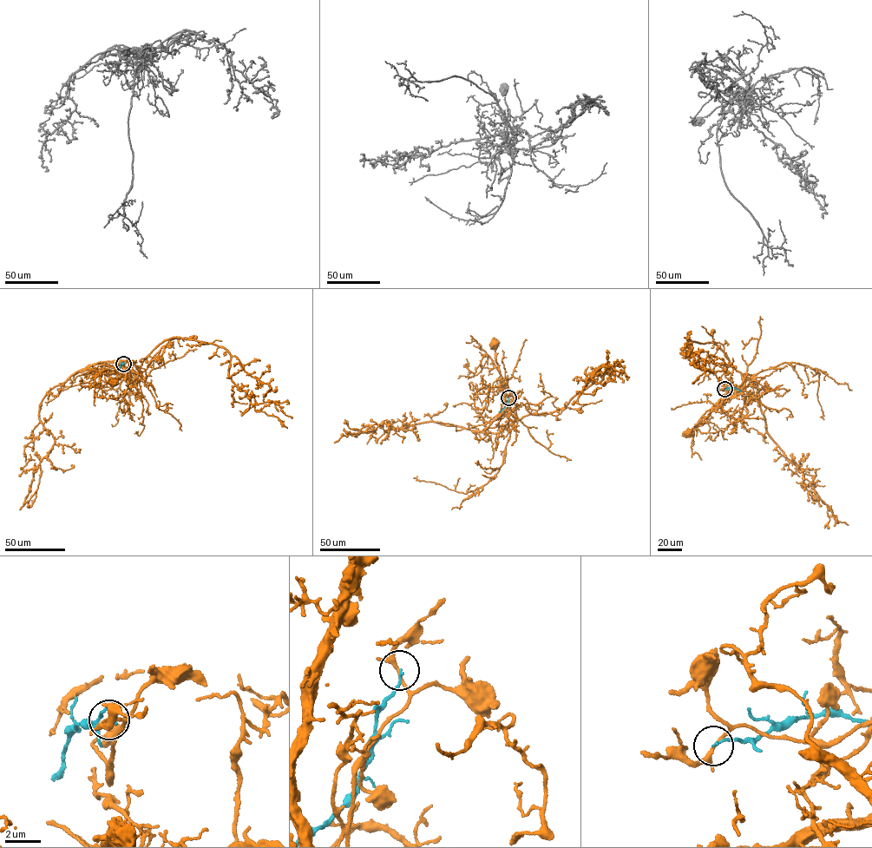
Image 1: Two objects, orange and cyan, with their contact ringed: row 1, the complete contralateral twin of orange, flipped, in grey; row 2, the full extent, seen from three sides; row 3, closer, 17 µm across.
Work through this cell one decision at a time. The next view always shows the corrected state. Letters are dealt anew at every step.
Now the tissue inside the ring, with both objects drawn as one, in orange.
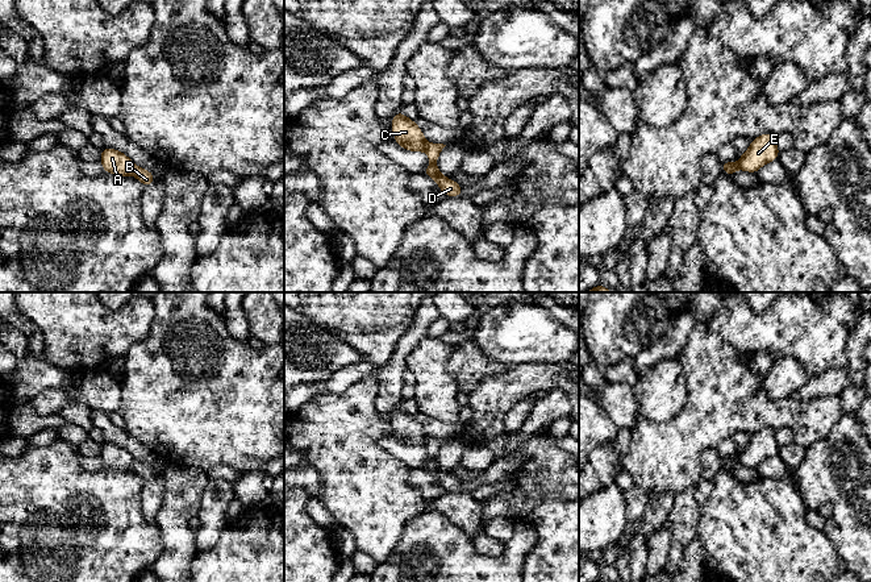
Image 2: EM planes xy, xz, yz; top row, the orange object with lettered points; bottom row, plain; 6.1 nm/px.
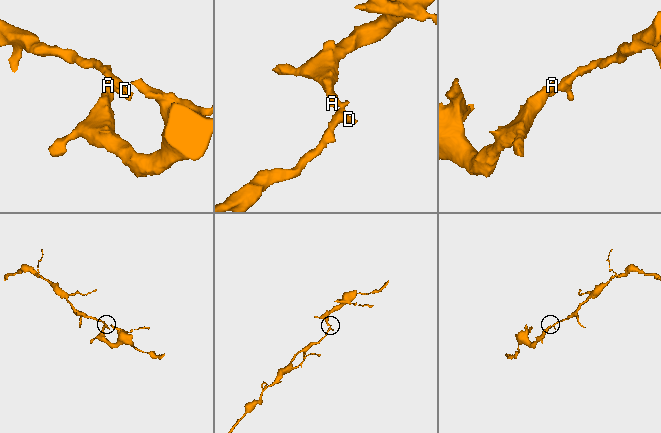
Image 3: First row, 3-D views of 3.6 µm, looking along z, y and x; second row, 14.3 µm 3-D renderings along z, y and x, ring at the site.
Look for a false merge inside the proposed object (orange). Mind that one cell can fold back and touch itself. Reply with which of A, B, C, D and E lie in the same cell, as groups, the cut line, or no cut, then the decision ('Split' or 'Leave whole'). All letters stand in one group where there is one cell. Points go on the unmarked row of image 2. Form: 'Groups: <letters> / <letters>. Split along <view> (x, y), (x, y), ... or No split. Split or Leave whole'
Groups: A C / B D E. Split along xy (134, 461), (130, 468). Split

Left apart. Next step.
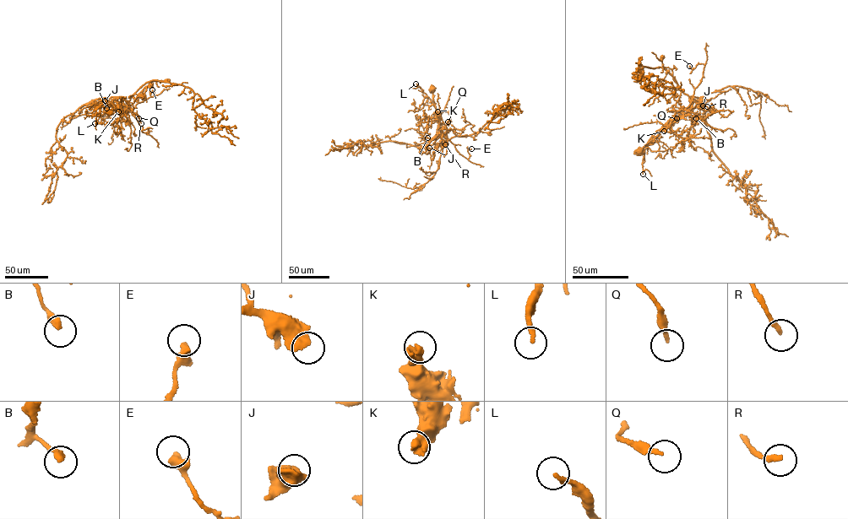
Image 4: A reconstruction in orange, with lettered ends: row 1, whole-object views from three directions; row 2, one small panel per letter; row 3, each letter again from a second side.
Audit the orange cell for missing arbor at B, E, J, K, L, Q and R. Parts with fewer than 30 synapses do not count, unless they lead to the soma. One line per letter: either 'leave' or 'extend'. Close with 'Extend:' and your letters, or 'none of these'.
B: leave
E: leave
J: leave
K: extend
L: leave
Q: leave
R: extend
Extend: K, R

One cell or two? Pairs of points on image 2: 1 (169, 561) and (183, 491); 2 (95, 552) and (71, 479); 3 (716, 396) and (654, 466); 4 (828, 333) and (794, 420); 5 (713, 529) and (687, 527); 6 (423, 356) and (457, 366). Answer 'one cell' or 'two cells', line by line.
1: one cell
2: one cell
3: one cell
4: two cells
5: two cells
6: two cells

